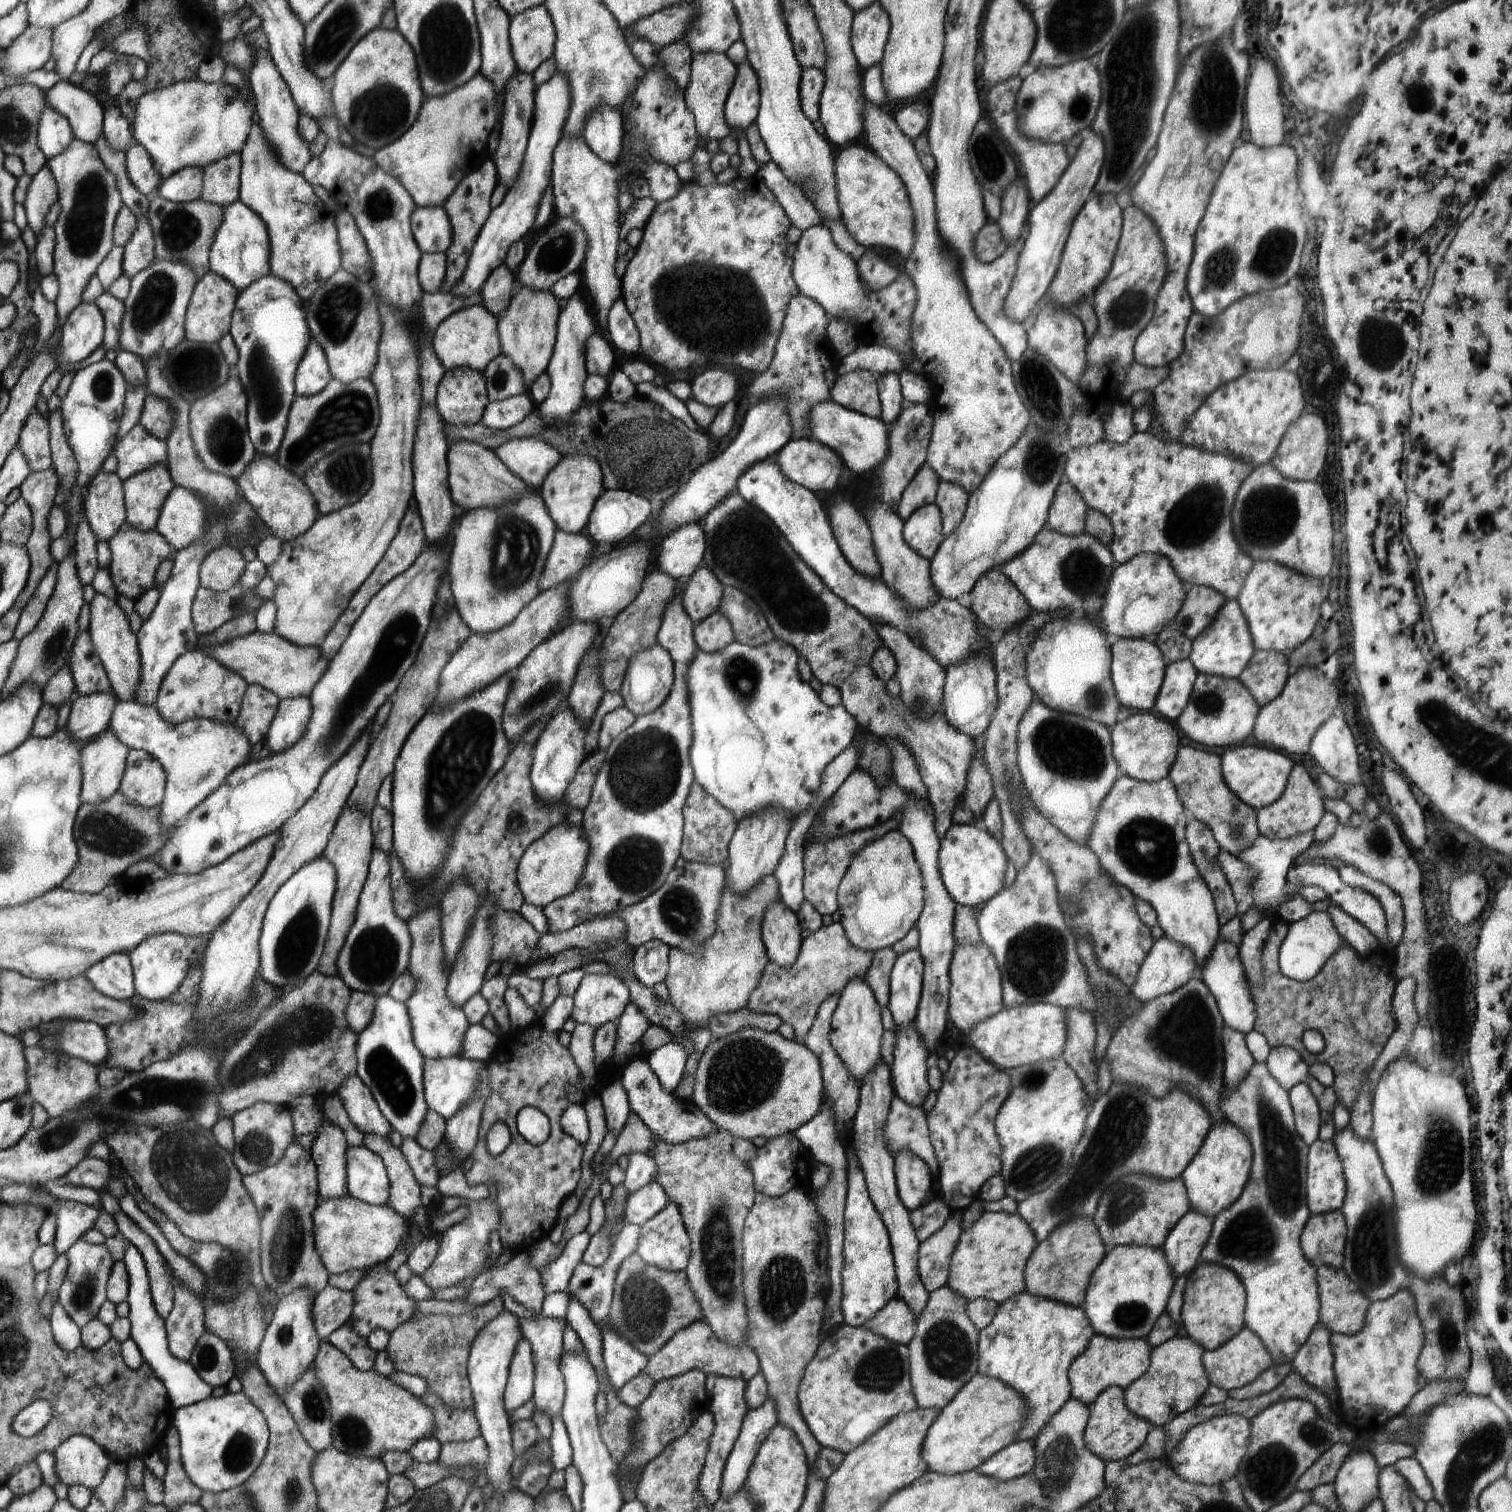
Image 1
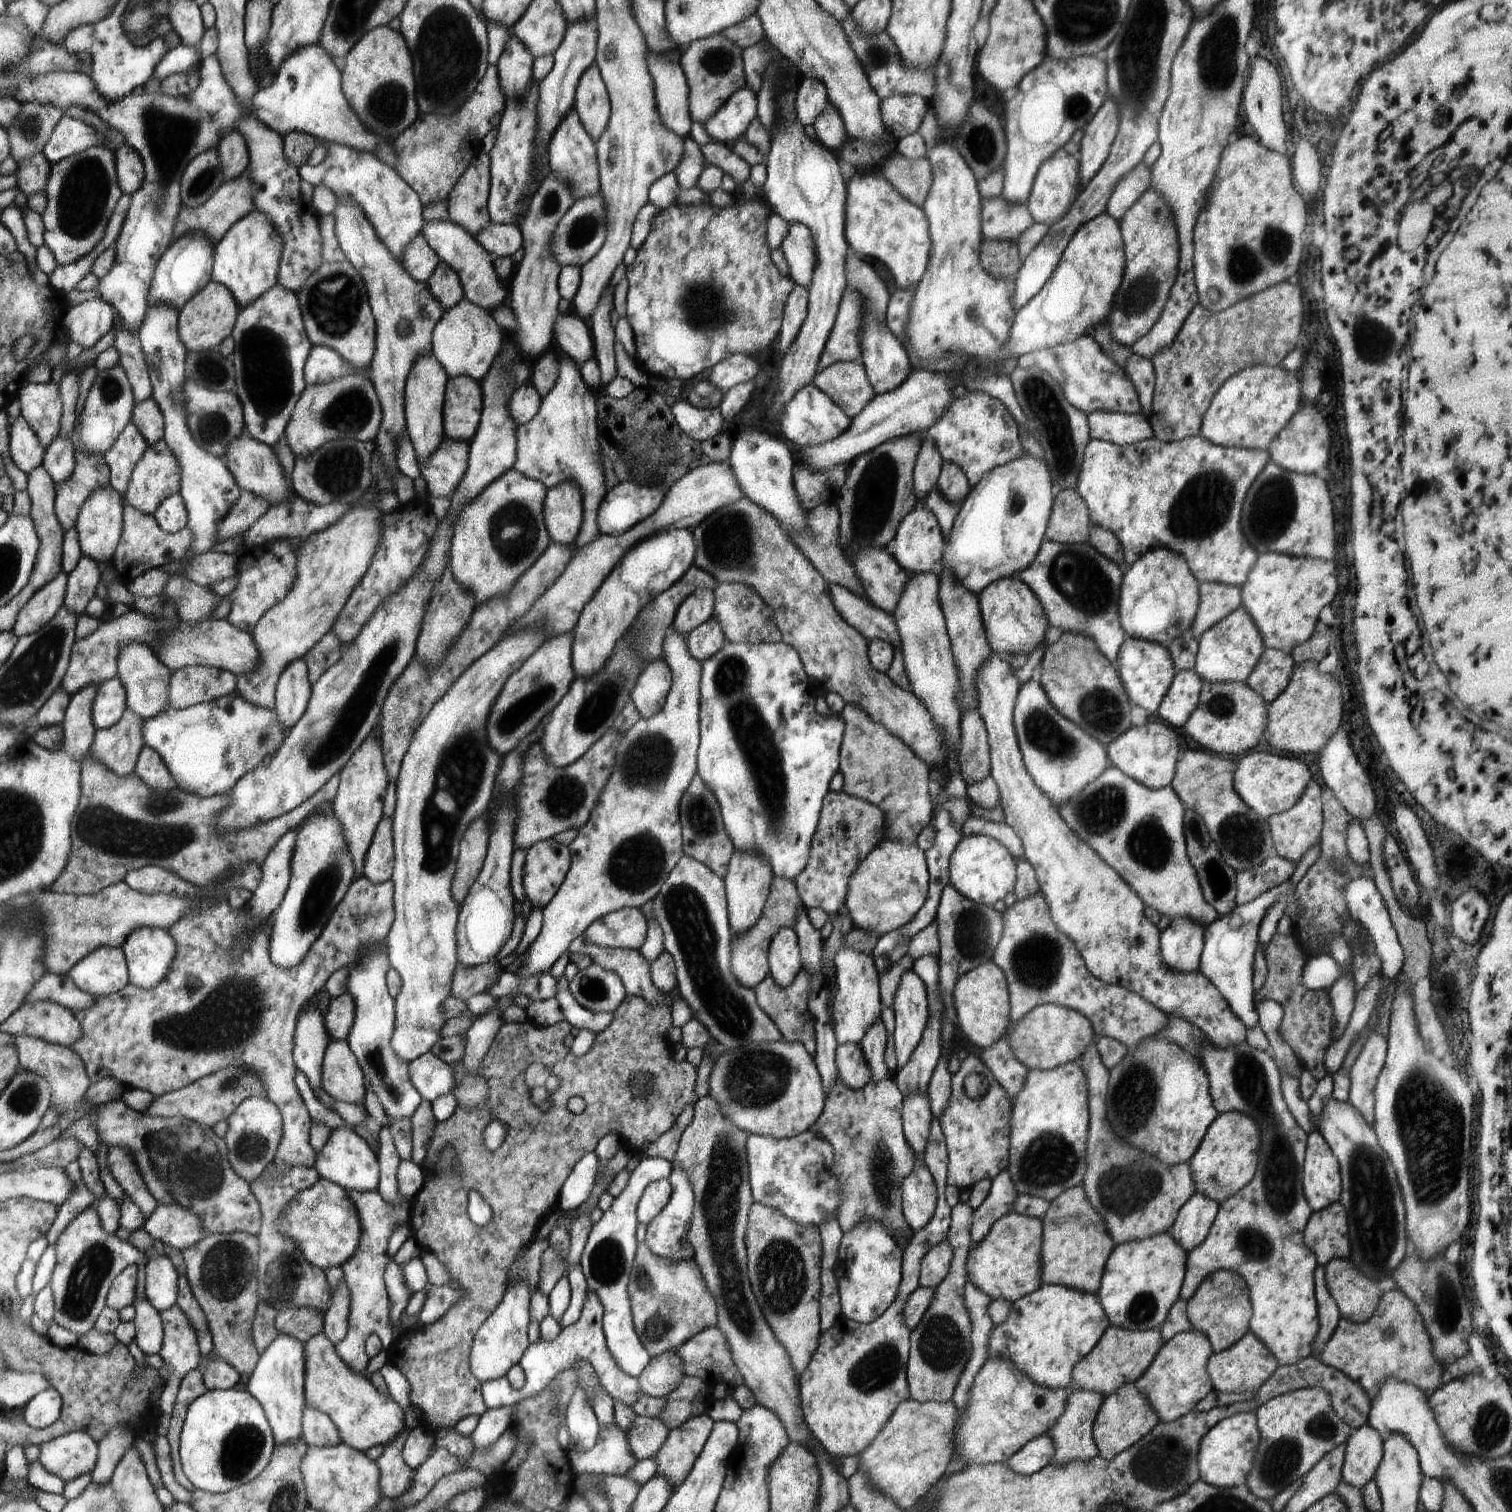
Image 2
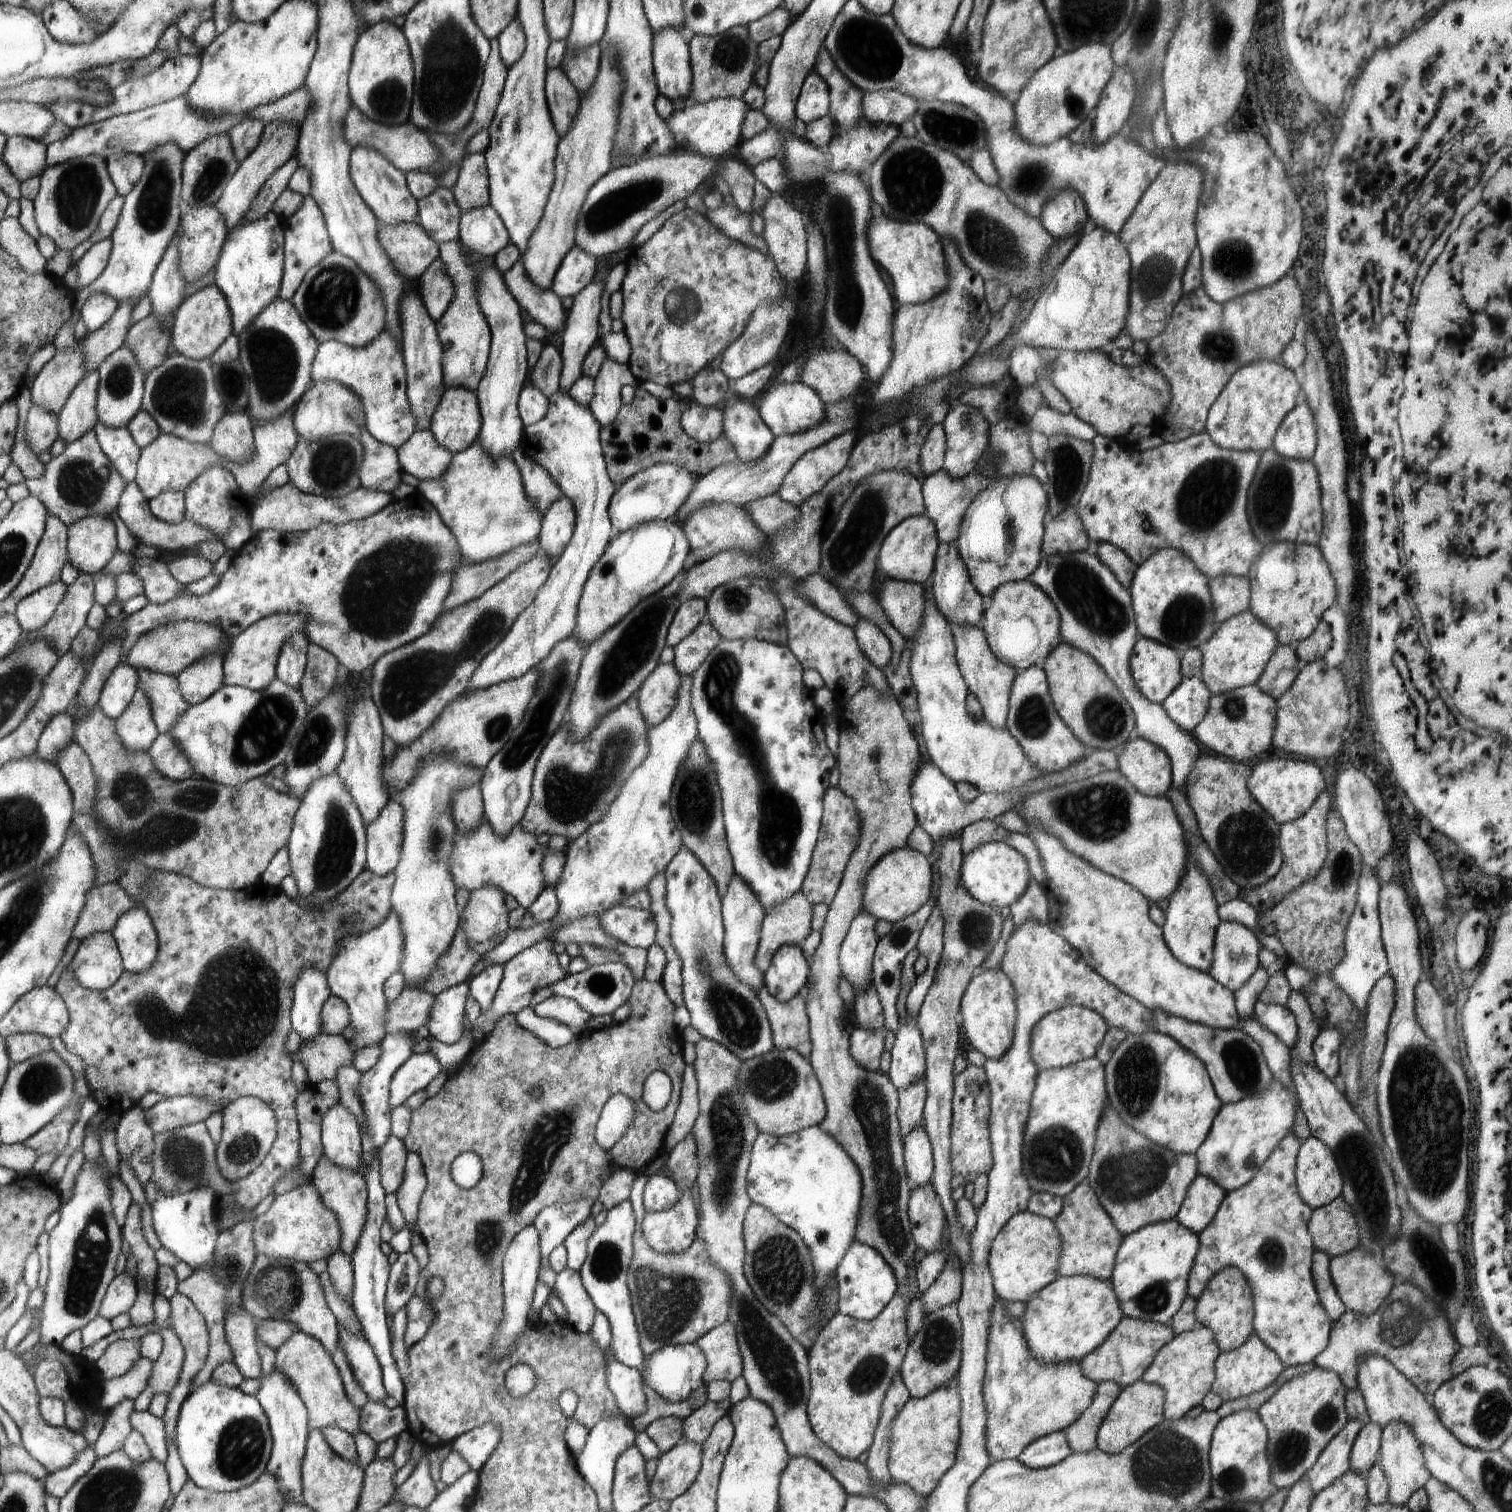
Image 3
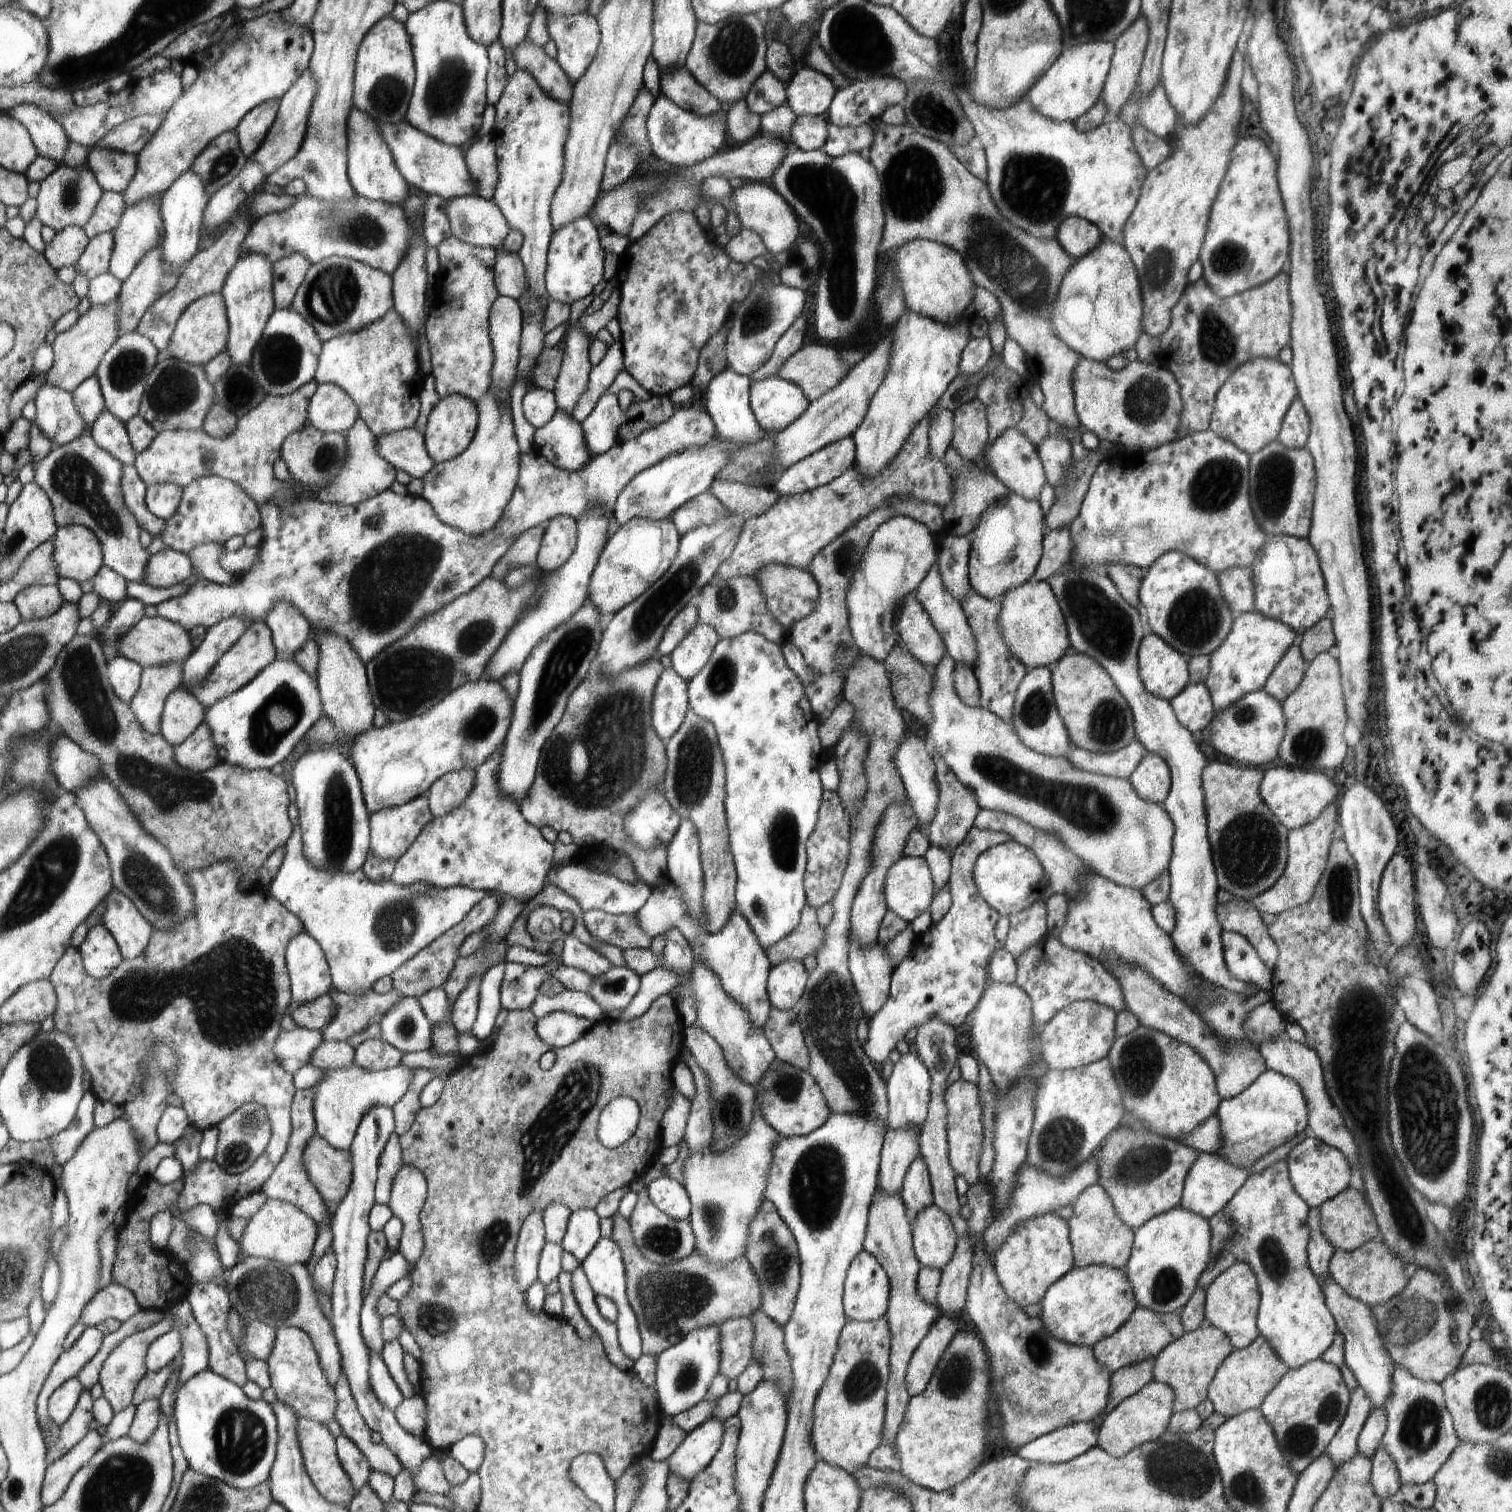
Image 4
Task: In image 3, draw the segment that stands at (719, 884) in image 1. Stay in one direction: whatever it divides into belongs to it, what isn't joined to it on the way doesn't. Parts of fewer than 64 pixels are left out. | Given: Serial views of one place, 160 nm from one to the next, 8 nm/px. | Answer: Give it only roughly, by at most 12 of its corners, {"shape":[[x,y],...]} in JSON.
{"shape":[[688,848],[664,872],[670,946],[703,1038],[773,1051],[768,1014],[725,956],[717,882]]}

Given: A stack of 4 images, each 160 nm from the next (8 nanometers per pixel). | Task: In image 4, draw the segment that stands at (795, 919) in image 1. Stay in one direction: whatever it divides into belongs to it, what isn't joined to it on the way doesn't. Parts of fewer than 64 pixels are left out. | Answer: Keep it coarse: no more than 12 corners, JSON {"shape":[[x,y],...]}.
{"shape":[[788,959],[769,972],[773,1008],[796,1009],[808,982],[802,961]]}

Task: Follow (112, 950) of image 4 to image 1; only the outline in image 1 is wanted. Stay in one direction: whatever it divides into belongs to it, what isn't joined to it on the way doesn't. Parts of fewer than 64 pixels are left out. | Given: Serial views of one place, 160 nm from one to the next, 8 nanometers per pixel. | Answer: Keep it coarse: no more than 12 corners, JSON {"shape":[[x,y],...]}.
{"shape":[[102,959],[84,976],[98,992],[119,1001],[137,992],[132,960]]}

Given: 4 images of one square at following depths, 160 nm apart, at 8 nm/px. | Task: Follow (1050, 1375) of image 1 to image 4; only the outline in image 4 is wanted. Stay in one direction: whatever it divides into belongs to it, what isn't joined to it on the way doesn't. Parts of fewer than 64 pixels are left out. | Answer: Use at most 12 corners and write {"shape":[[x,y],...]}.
{"shape":[[1073,1268],[1048,1287],[1053,1337],[1091,1347],[1138,1307],[1127,1274]]}

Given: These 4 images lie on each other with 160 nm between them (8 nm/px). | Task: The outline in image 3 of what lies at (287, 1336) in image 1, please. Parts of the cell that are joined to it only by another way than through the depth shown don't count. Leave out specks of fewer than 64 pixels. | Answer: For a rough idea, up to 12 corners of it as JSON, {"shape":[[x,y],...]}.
{"shape":[[280,1368],[255,1397],[273,1436],[268,1471],[303,1504],[308,1406]]}

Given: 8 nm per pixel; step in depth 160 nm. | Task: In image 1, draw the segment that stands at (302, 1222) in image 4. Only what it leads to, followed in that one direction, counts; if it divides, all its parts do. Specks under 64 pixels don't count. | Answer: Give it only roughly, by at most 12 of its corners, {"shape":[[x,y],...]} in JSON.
{"shape":[[319,1196],[330,1275],[388,1262],[408,1234],[390,1206]]}

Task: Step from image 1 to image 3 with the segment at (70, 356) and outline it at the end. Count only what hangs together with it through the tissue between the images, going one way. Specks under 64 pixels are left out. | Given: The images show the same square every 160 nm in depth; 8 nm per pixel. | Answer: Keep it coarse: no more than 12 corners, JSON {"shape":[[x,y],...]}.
{"shape":[[108,294],[90,296],[79,314],[86,332],[102,328],[118,303]]}

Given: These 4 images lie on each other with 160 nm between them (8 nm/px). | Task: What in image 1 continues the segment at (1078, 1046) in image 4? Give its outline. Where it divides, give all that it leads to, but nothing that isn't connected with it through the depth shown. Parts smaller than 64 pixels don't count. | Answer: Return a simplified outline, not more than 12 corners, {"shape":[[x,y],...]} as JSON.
{"shape":[[1044,1002],[1003,1008],[970,1042],[1006,1071],[1060,1059],[1067,1012]]}

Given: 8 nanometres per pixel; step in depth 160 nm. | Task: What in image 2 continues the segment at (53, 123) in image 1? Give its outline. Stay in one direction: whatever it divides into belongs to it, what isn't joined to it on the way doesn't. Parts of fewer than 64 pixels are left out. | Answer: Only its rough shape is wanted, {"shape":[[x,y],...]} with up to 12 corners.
{"shape":[[64,114],[42,154],[50,163],[90,147],[115,152],[121,130]]}

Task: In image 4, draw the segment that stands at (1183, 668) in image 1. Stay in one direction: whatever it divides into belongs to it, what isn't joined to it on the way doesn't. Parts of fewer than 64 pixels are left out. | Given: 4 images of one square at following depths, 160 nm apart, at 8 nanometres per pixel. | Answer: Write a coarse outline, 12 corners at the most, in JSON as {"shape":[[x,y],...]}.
{"shape":[[1205,683],[1186,685],[1169,703],[1194,734],[1215,717]]}

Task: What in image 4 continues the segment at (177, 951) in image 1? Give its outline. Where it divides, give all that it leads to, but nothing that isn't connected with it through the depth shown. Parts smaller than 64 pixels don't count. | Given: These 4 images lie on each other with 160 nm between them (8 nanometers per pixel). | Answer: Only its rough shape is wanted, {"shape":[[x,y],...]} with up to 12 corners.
{"shape":[[105,896],[100,923],[123,959],[145,952],[153,926],[130,897]]}

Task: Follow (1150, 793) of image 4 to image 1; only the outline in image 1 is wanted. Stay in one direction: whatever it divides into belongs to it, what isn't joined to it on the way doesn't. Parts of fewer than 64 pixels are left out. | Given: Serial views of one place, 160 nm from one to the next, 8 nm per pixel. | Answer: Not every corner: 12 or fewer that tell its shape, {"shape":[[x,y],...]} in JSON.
{"shape":[[1151,711],[1110,730],[1120,772],[1169,776],[1180,745],[1176,725]]}

